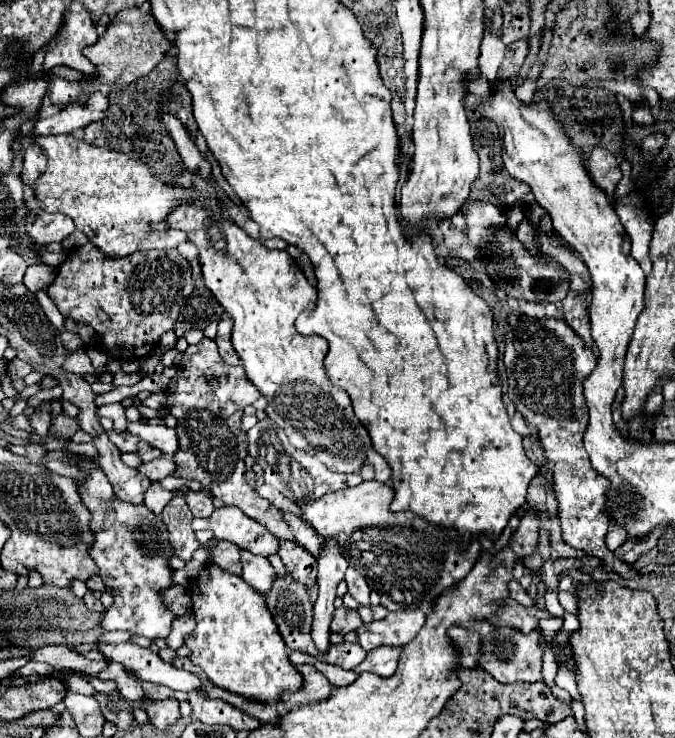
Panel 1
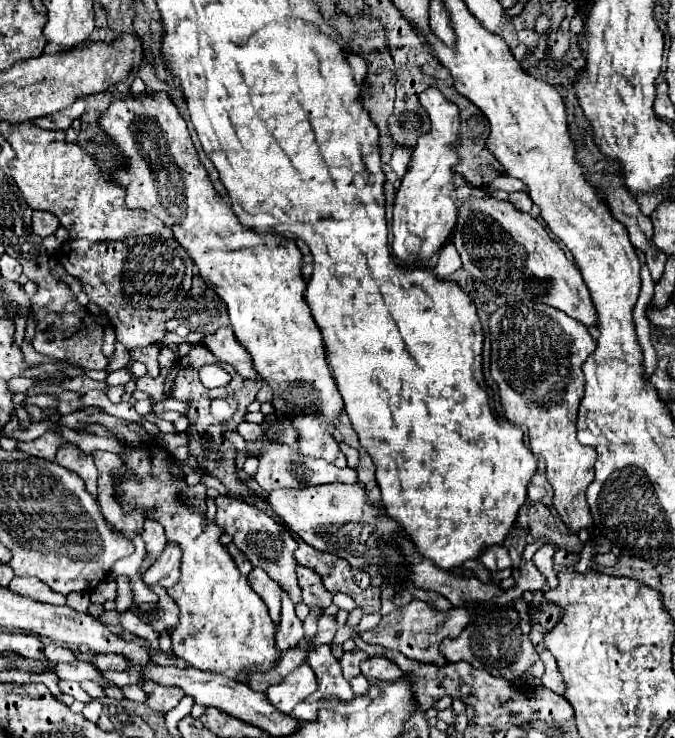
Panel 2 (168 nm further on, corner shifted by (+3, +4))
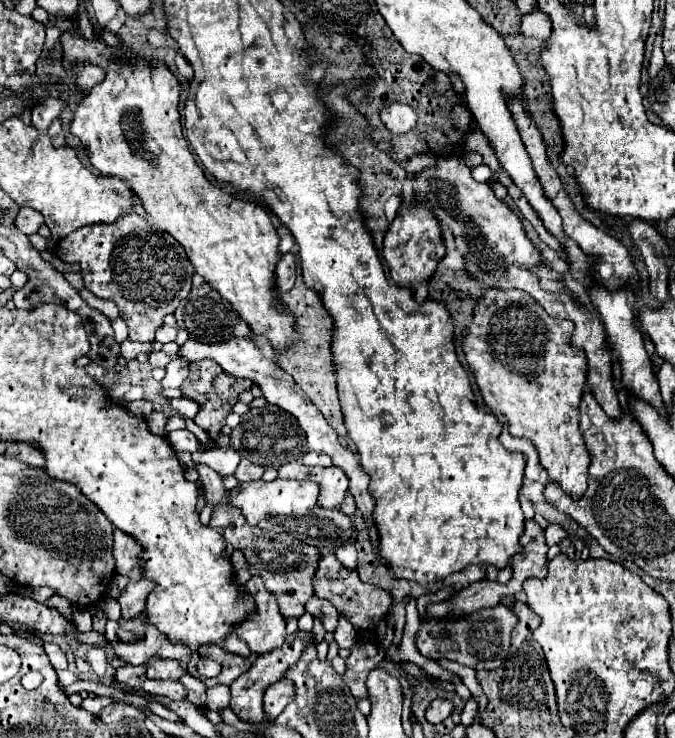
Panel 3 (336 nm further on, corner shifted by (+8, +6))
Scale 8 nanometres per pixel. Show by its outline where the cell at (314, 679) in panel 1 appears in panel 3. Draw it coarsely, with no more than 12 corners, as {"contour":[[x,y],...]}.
{"contour":[[284,678],[268,686],[264,712],[276,718],[296,698],[294,682]]}

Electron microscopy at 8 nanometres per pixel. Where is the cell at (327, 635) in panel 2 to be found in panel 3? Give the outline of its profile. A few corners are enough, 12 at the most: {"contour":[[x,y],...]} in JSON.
{"contour":[[298,630],[282,648],[256,656],[234,680],[230,708],[260,720],[262,696],[300,660],[312,632]]}

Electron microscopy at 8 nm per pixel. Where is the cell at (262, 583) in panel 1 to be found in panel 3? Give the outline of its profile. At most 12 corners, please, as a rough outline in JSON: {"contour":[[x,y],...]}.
{"contour":[[260,576],[244,588],[258,612],[238,626],[254,654],[286,640],[286,620]]}

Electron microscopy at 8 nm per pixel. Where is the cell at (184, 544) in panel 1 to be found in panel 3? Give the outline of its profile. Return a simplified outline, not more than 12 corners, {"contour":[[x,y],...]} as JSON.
{"contour":[[150,578],[128,582],[116,598],[122,618],[144,612],[146,598],[154,590]]}

